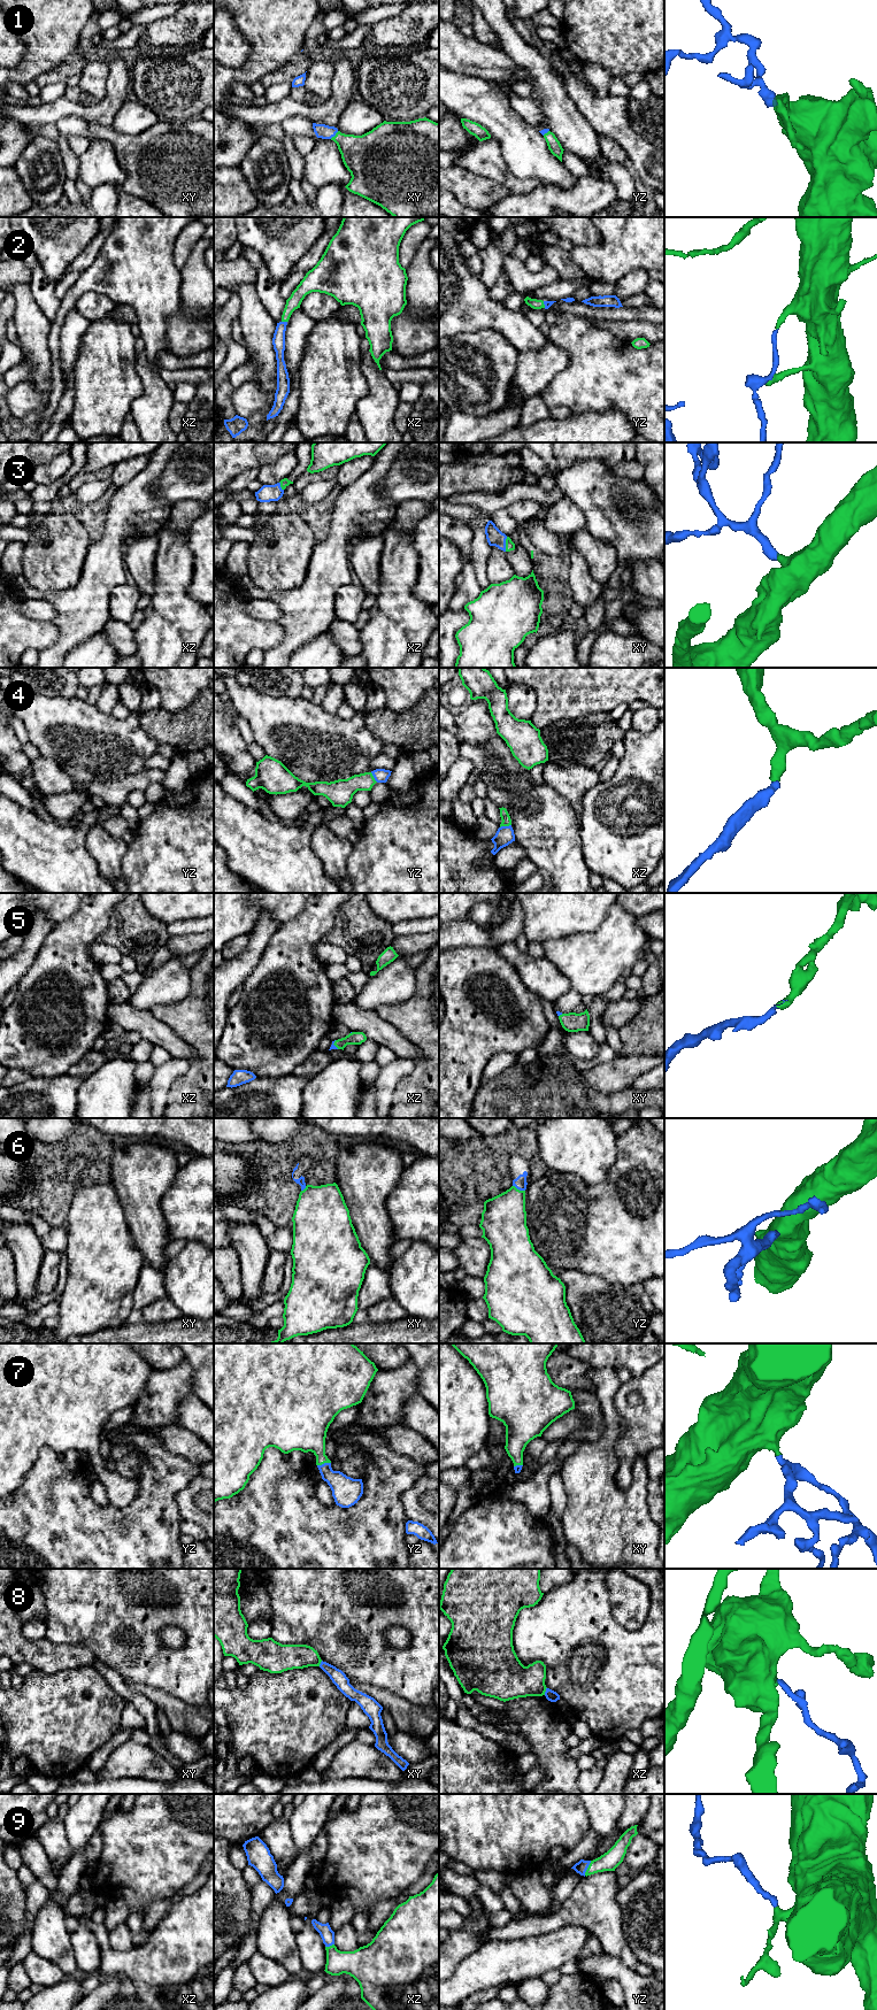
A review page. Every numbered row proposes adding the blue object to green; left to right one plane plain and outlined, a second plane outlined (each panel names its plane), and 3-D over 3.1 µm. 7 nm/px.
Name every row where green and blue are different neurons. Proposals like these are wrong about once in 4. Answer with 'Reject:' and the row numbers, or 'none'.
Reject: 8

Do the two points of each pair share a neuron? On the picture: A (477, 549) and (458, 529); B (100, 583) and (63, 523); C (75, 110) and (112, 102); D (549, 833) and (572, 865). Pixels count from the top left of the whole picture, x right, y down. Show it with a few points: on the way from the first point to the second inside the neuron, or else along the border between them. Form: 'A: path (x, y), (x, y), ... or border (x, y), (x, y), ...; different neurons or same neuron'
A: border (459, 520), (467, 523), (472, 532), (472, 564); different neurons
B: border (93, 541), (89, 547), (86, 562), (76, 584); different neurons
C: path (84, 110), (102, 110); same neuron
D: path (552, 841), (564, 857); same neuron

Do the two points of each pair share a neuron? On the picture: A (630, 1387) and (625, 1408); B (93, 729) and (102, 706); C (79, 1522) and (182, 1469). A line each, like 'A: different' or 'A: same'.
A: same
B: different
C: same

